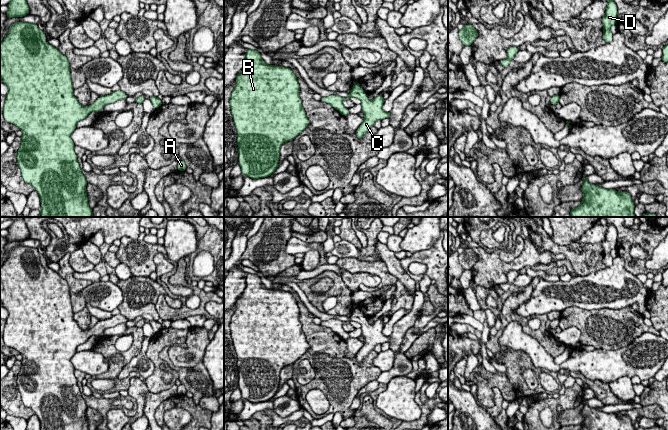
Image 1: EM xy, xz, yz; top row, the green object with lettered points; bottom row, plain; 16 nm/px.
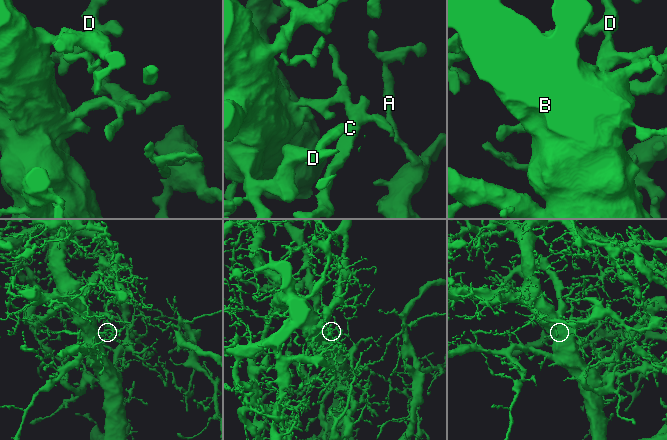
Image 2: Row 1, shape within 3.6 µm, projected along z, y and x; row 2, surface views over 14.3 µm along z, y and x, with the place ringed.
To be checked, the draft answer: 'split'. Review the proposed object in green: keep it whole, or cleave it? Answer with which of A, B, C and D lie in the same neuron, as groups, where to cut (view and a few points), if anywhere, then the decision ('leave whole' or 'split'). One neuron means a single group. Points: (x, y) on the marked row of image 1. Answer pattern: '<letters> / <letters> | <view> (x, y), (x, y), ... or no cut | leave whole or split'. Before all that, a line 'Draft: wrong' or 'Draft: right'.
Draft: wrong
A B C D | no cut | leave whole

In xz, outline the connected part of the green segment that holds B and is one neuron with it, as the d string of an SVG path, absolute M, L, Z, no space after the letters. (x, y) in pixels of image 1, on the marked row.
M247 49L246 63L236 76L229 104L237 131L242 175L252 179L270 176L278 167L280 147L301 134L310 121L299 97L300 86L292 69L266 65L256 49Z

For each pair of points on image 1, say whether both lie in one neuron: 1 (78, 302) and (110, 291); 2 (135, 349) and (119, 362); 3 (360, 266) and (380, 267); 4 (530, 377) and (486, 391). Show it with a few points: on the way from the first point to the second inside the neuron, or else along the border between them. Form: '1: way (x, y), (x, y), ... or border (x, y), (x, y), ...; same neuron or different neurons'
1: border (92, 282), (79, 293), (85, 302); different neurons
2: way (131, 353), (123, 358); same neuron
3: way (365, 266), (375, 267); same neuron
4: border (521, 368), (524, 381), (531, 389), (535, 389); different neurons

